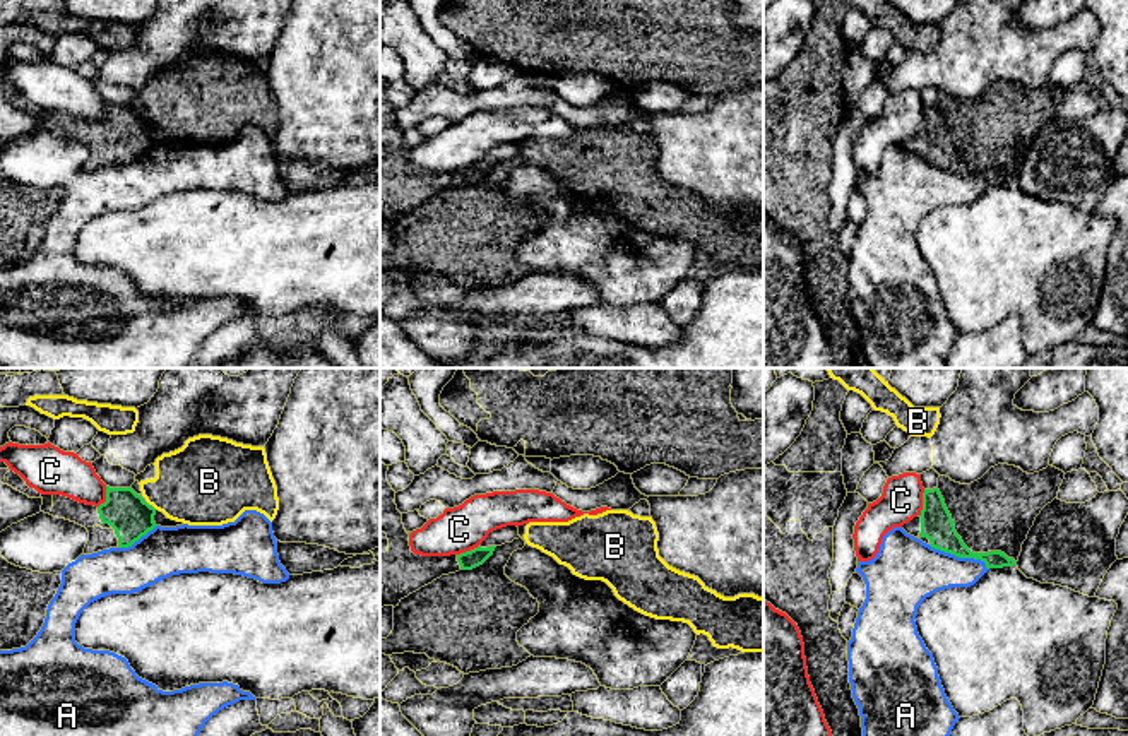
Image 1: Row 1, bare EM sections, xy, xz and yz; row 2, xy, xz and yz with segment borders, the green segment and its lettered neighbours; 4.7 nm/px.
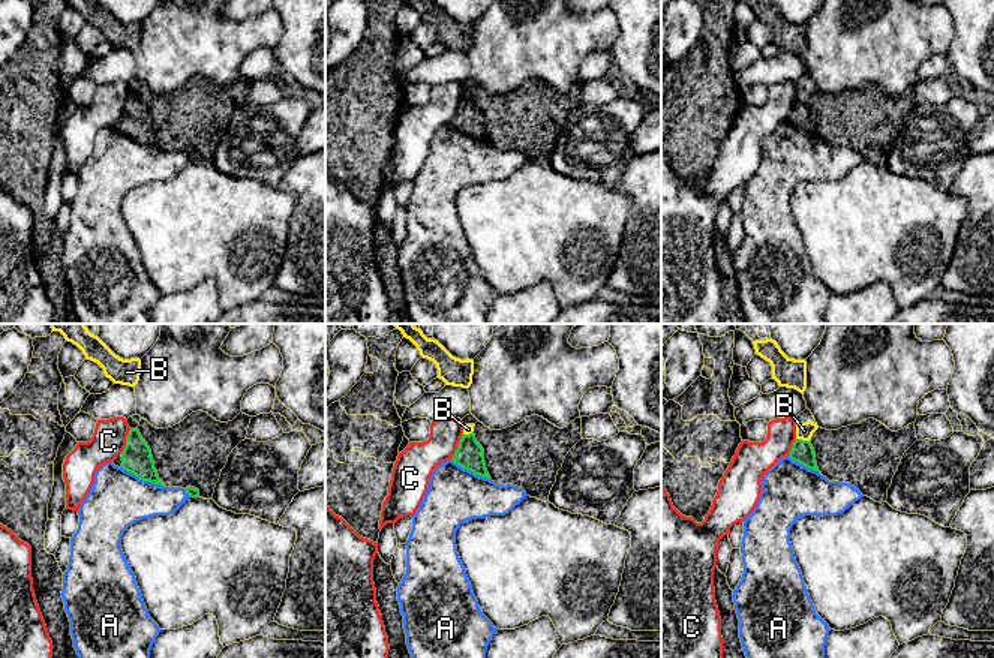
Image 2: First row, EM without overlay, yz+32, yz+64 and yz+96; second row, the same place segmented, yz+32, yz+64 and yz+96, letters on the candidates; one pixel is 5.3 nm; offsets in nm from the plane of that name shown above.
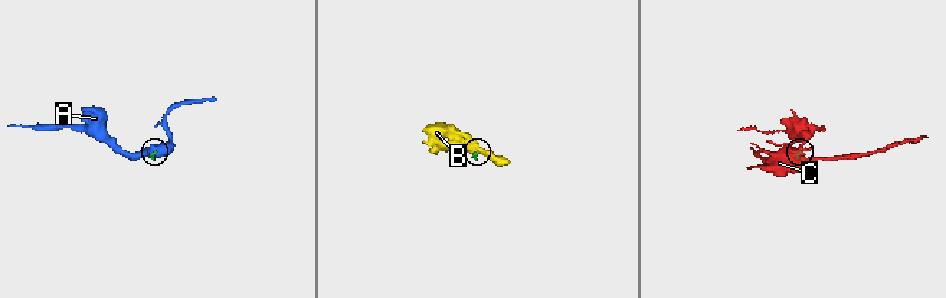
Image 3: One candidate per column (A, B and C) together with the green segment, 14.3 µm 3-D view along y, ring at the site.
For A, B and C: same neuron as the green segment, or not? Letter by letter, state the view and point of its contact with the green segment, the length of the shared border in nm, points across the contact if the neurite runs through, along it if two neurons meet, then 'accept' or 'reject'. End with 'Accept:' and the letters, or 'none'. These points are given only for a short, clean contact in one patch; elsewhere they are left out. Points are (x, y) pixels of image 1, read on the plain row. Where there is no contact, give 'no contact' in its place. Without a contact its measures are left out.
A: contact yz (959, 173); length 300 nm; reject
B: contact xy (148, 120); length 40 nm; border xy (146, 117), (149, 122); reject
C: contact yz (923, 120); length 130 nm; border yz (925, 106), (920, 132); reject
Accept: none

